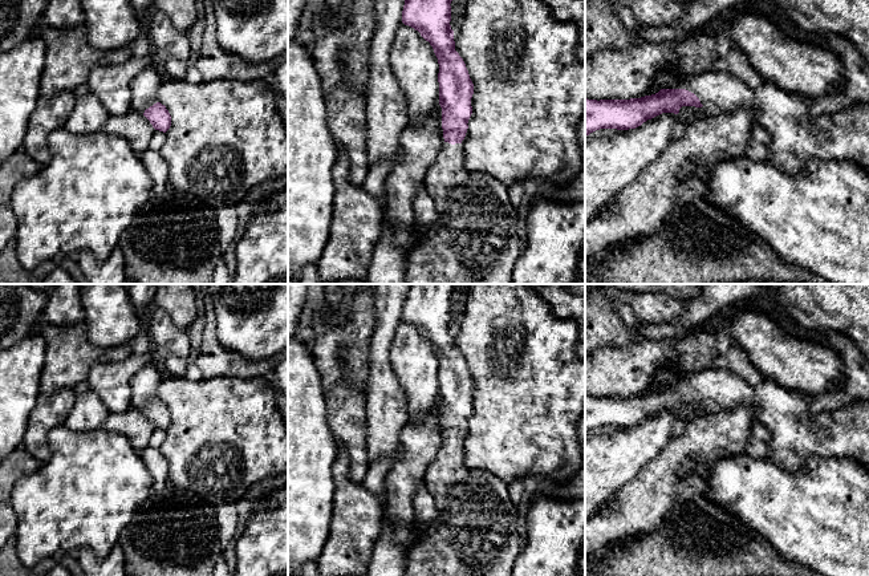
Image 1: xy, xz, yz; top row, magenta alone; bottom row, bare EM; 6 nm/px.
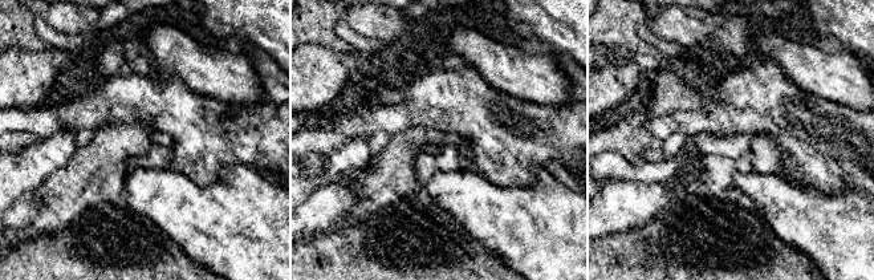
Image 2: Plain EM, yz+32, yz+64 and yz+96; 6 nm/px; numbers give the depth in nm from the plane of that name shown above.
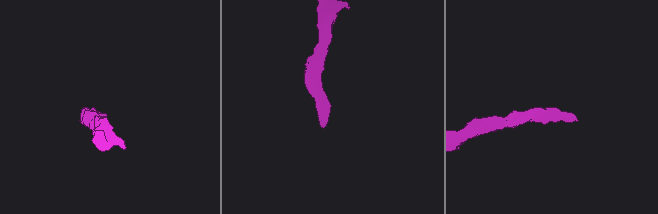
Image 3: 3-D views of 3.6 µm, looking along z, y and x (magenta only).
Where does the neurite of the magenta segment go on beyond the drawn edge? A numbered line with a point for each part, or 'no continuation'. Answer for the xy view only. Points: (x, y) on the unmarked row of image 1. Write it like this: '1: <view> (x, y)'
1: xy (145, 382)

